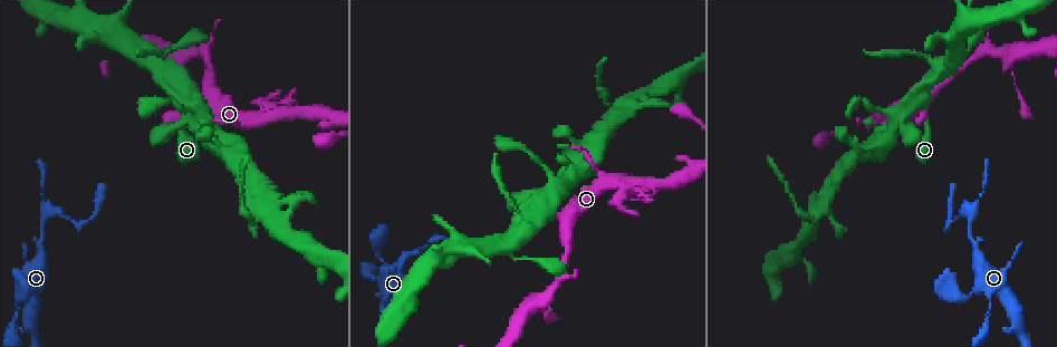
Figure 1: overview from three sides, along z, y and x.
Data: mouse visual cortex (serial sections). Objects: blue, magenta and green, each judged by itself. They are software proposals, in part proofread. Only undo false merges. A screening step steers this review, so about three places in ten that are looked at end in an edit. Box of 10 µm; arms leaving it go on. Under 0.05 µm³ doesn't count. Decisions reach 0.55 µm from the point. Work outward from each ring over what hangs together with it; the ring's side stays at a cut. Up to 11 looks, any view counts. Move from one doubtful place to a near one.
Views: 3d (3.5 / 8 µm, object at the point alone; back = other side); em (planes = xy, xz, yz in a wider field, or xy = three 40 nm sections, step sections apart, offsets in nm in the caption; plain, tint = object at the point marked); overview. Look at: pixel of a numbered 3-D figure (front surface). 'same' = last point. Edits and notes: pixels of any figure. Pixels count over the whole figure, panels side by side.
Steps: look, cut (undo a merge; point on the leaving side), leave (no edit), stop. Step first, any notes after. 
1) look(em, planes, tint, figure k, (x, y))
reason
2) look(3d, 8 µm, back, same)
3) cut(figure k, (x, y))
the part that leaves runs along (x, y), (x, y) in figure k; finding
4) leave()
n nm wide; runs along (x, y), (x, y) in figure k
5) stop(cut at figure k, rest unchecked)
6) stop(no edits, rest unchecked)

look(3d, 8 µm, figure 1, (19, 297))
sharp bend

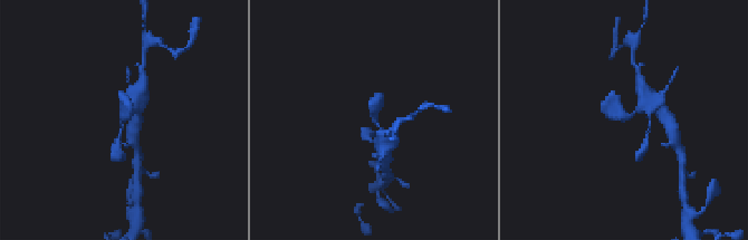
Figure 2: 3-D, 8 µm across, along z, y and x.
look(em, xy, step 2, tint, same)

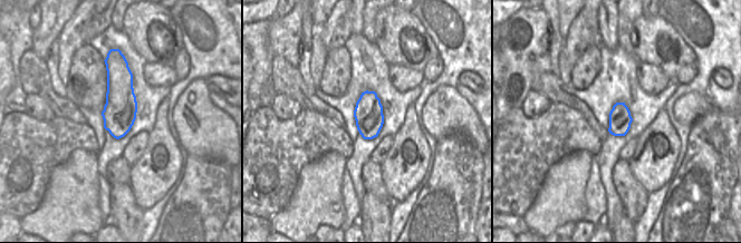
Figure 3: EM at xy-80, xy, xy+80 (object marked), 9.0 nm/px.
leave()
runs along (387, 143), (370, 103) in figure 2; continuous, no second cell

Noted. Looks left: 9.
look(3d, 3.5 µm, figure 1, (967, 215))

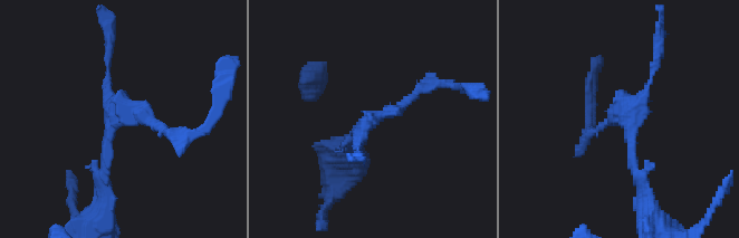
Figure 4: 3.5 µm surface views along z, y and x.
look(em, xy, step 1, tint, figure 4, (379, 119))

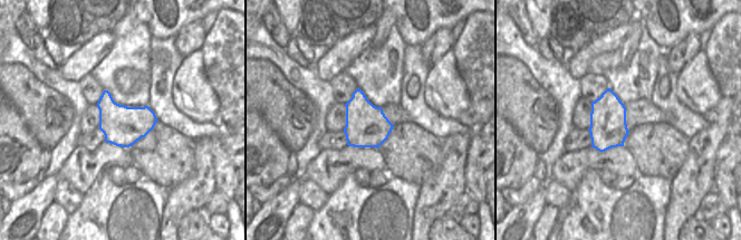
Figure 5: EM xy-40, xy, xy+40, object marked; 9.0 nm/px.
leave()
runs along (354, 137), (437, 83) in figure 4; all the same cell

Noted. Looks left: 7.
look(3d, 3.5 µm, figure 1, (544, 299))

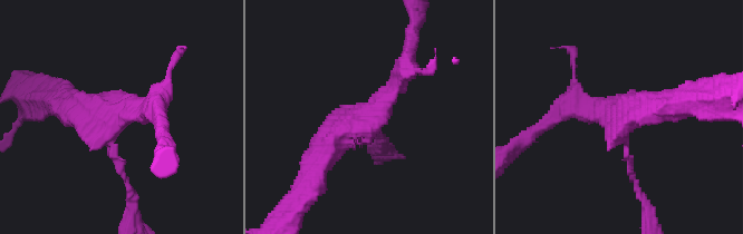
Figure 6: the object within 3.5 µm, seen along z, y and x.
look(em, xy, step 3, tint, figure 6, (367, 116))

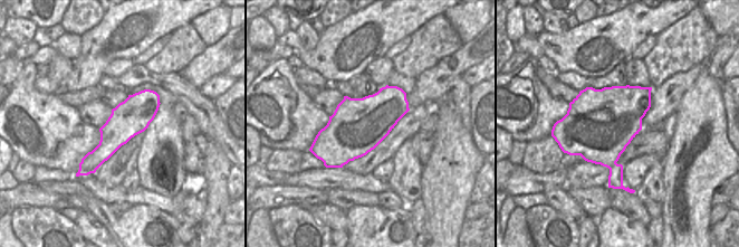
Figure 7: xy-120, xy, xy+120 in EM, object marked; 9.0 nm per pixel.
look(em, xy, step 2, tint, same)
cut it another way

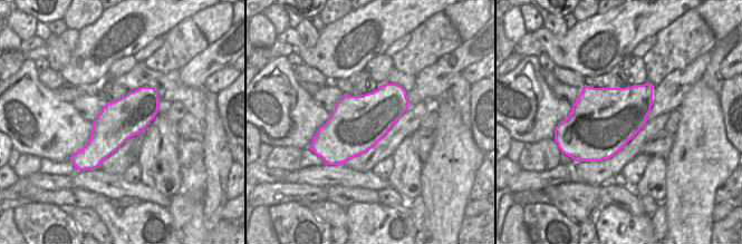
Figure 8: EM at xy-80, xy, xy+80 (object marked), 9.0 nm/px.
leave()
runs along (406, 60), (314, 172) in figure 6; one cell here

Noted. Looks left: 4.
look(3d, 3.5 µm, figure 1, (822, 199))
four-way junction

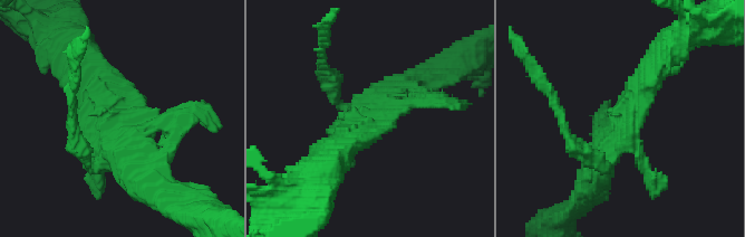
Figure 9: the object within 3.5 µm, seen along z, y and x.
look(em, xy, step 3, tint, figure 9, (108, 121))

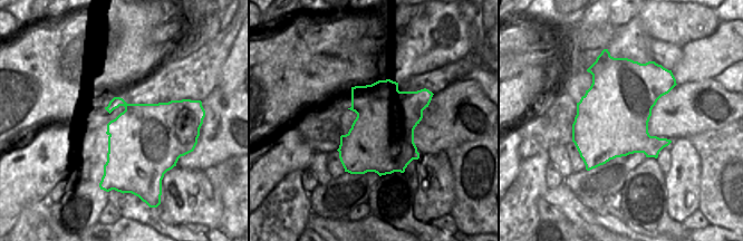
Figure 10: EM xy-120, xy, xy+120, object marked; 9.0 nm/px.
leave()
runs along (656, 58), (590, 182) in figure 9; all the same cell

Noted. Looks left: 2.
stop(no edits, rest unchecked)

